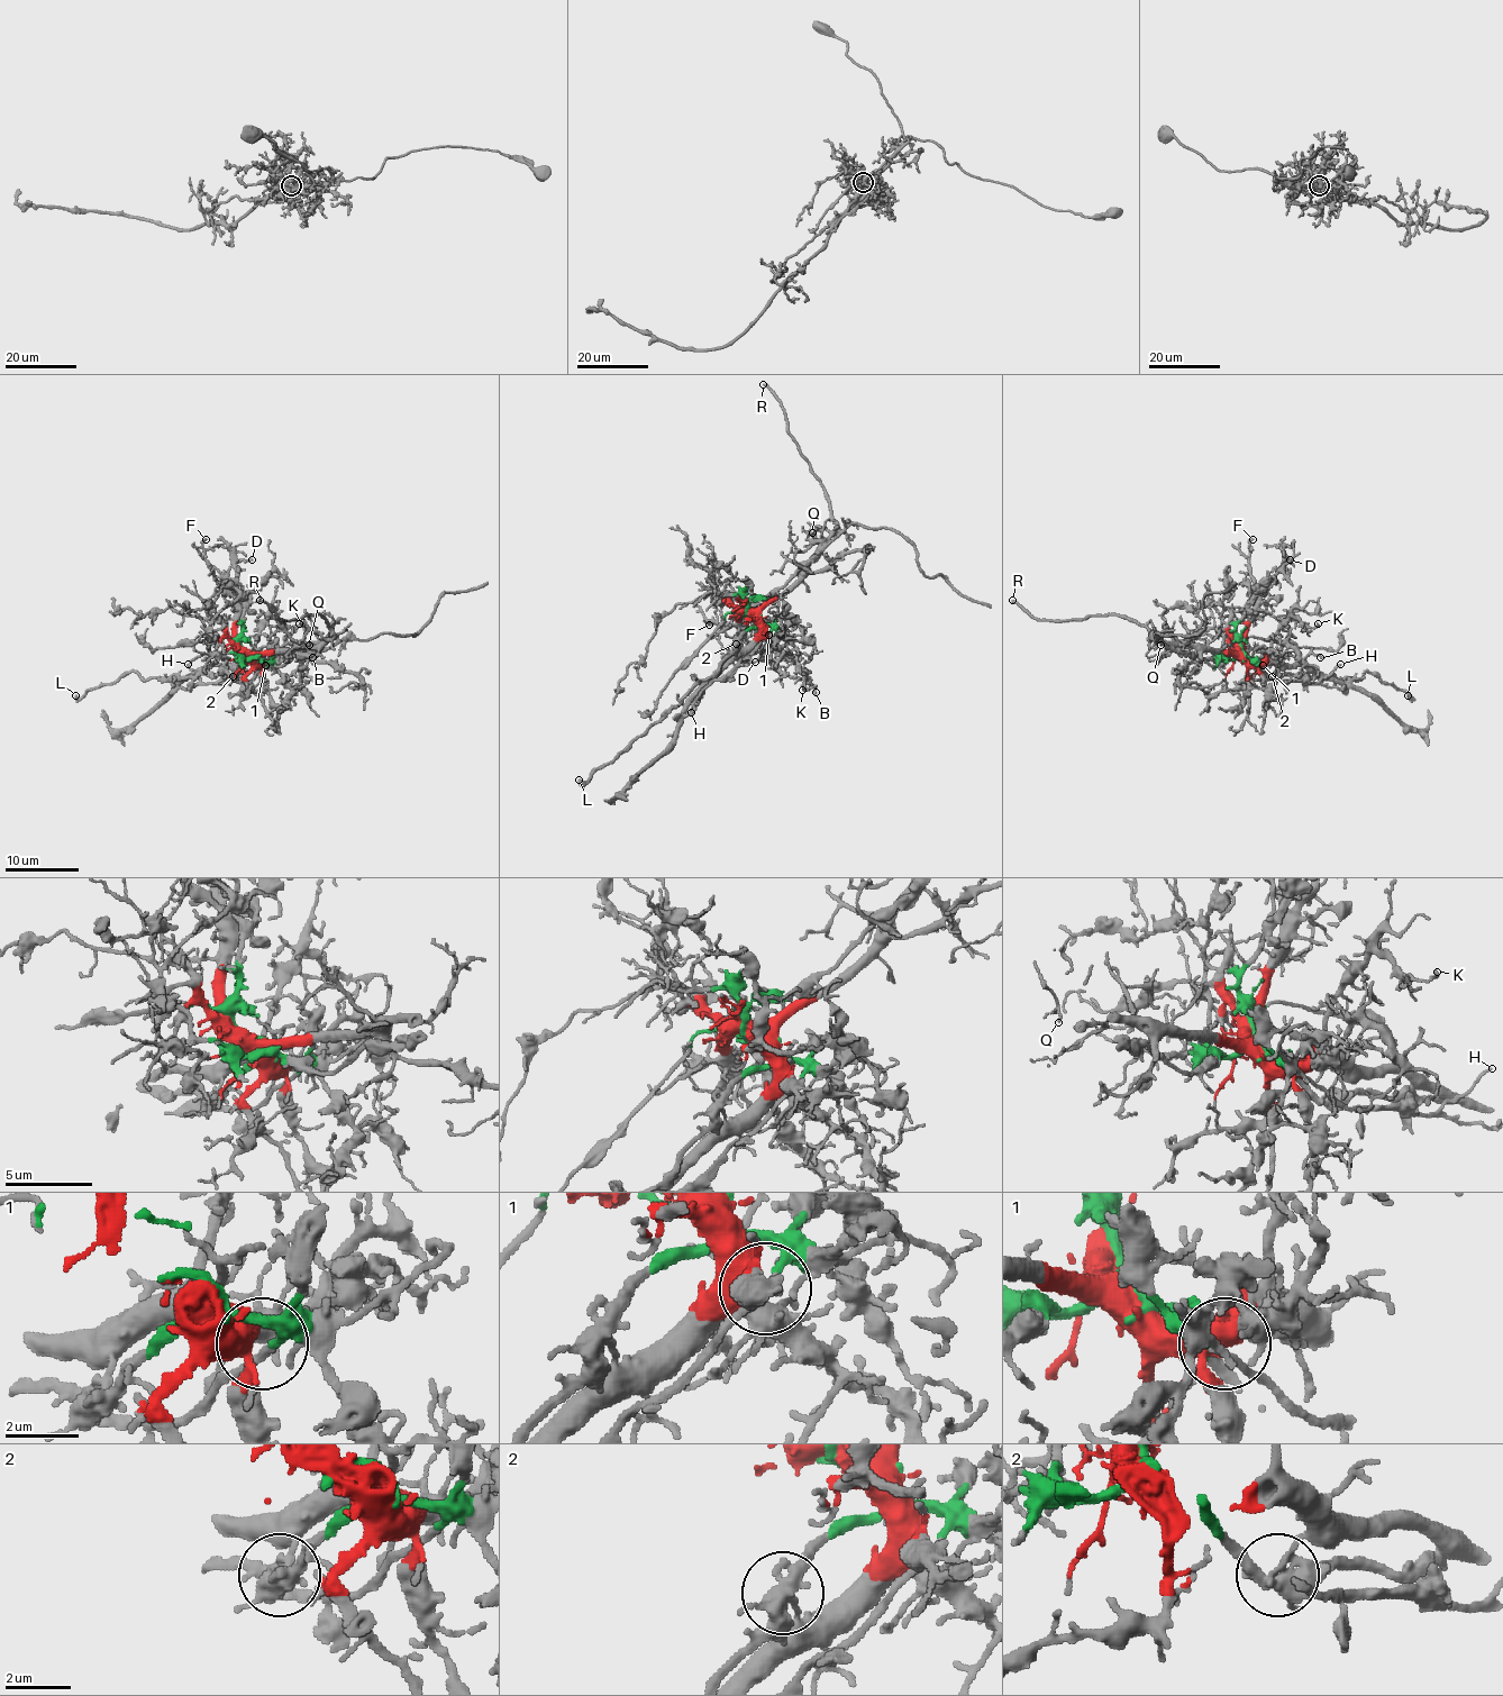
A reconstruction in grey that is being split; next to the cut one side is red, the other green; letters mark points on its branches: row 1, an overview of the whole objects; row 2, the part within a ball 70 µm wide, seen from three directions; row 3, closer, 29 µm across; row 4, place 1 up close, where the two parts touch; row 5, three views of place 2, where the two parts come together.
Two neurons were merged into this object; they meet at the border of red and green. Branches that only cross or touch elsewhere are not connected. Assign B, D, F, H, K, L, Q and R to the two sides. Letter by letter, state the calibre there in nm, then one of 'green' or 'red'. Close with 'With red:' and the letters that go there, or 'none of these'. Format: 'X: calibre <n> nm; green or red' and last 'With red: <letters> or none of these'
B: calibre 130 nm; red
D: calibre 160 nm; red
F: calibre 170 nm; red
H: calibre 140 nm; green
K: calibre 160 nm; red
L: calibre 200 nm; green
Q: calibre 70 nm; red
R: calibre 200 nm; red
With red: B, D, F, K, Q, R

